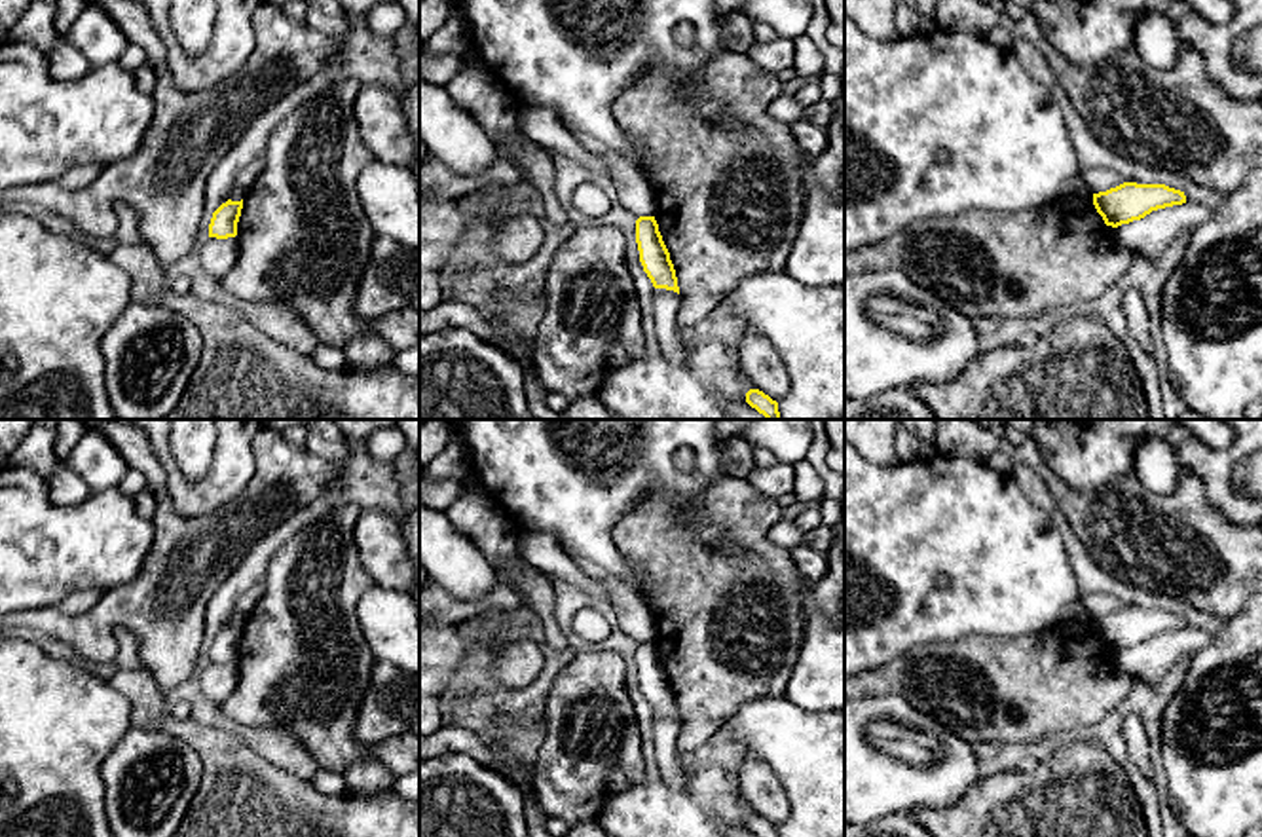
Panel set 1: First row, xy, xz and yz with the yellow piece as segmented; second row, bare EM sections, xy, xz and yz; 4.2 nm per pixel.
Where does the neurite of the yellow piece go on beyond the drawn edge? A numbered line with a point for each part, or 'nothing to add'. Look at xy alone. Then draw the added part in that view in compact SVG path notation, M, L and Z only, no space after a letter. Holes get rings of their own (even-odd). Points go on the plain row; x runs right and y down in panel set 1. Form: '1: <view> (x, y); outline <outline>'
nothing to add

